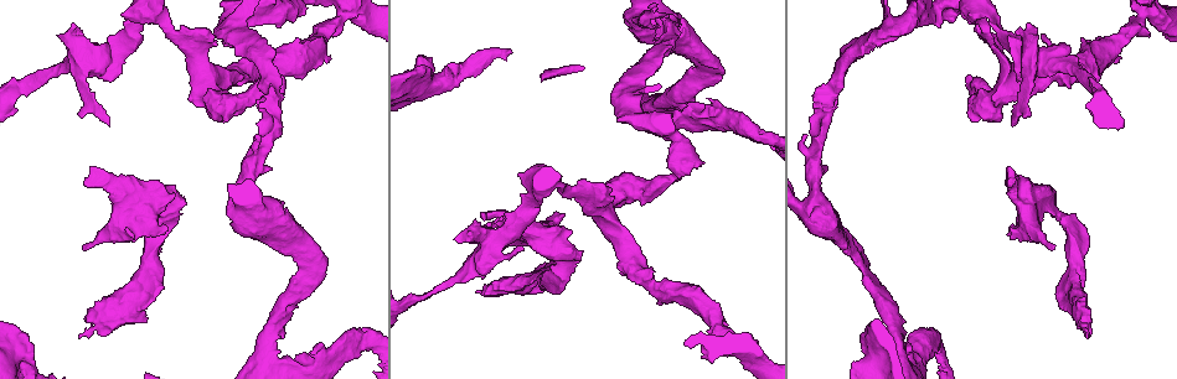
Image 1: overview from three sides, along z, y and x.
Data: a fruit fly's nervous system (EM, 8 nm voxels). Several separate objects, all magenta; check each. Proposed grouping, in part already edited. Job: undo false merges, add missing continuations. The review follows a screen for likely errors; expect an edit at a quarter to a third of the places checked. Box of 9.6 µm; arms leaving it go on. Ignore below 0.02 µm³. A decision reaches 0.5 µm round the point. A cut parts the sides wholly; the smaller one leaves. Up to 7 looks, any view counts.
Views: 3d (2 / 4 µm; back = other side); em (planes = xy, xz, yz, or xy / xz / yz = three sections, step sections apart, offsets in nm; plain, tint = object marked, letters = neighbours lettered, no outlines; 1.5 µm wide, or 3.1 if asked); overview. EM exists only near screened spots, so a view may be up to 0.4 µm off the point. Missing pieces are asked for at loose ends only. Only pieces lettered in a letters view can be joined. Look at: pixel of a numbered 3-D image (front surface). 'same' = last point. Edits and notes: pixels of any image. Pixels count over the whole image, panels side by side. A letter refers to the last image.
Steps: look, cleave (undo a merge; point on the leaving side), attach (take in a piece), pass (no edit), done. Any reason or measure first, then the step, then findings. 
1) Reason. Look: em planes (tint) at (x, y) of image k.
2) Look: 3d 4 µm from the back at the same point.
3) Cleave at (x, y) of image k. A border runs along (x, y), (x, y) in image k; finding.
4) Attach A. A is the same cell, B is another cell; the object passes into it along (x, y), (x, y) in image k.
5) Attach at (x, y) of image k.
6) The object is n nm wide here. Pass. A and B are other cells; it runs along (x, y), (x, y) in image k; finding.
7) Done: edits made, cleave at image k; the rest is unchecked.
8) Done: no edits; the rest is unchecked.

Three-way junction. Look: 3d 4 µm at (605, 221) of image 1.

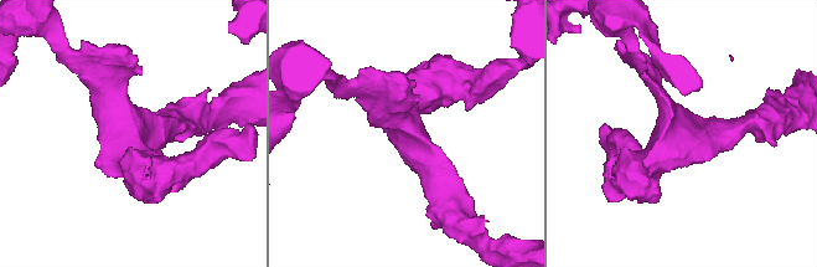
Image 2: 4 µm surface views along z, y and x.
3 arms meet here; the arms are 240, 340, 440 nm wide. Look: em xy step 8 (tint) at (412, 134) of image 2.

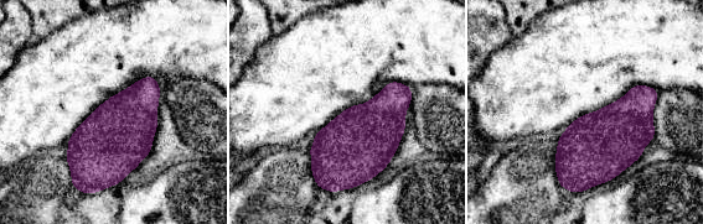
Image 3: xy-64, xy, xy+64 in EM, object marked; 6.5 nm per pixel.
Cut it another way. Look: em planes (letters) at the same point.

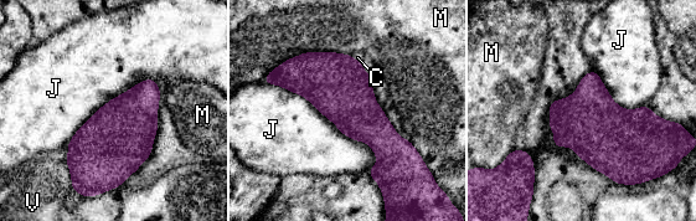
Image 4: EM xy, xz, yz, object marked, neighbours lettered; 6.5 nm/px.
The object is 300 nm wide here. Pass. C, J, M and V are other cells; a border runs along (267, 83), (304, 96), (377, 163) in image 4; continuous, no second neuron.

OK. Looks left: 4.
Sudden change in width. Look: em planes (letters) at (257, 72) of image 1.

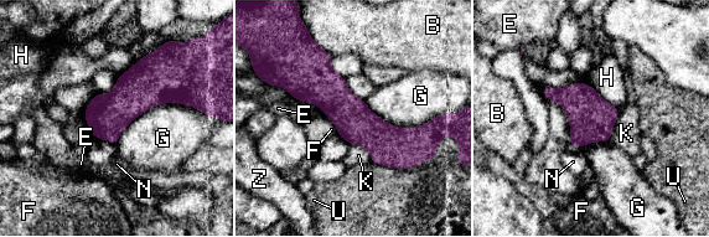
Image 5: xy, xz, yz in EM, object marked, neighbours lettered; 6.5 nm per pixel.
The longest contact is with G, 600 nm. Pass. B, E, F, G, H, K, N, U and Z are other cells; it runs along (288, 84), (320, 84), (378, 137), (427, 132) in image 5; continuous, no second neuron.

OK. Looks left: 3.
Free end. Look: 3d 2 µm at (574, 256) of image 1.

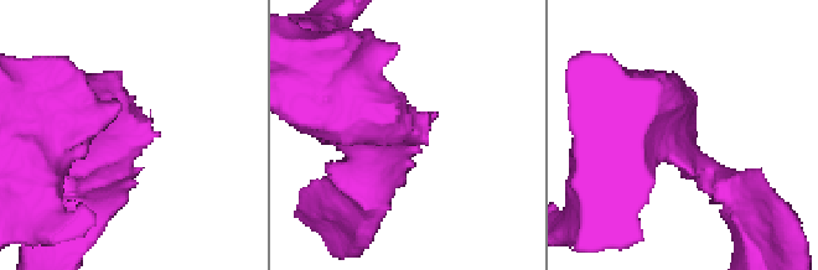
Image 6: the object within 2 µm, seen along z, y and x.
Look: em planes (letters) at (689, 104) of image 6.

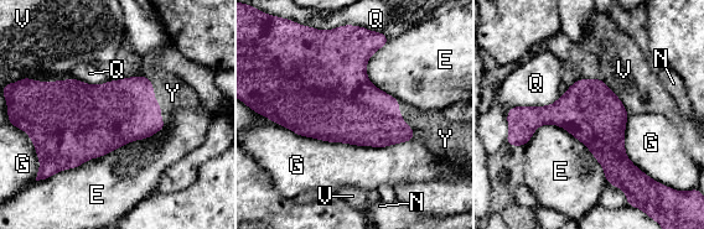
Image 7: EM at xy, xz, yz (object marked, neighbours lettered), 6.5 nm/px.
The longest contact is with G, 950 nm. Attach Y. Y is the same cell, E, G, N, Q and V are other cells; it goes on there.

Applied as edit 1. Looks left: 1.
Done: edits made, attach at image 7; the rest is unchecked.

